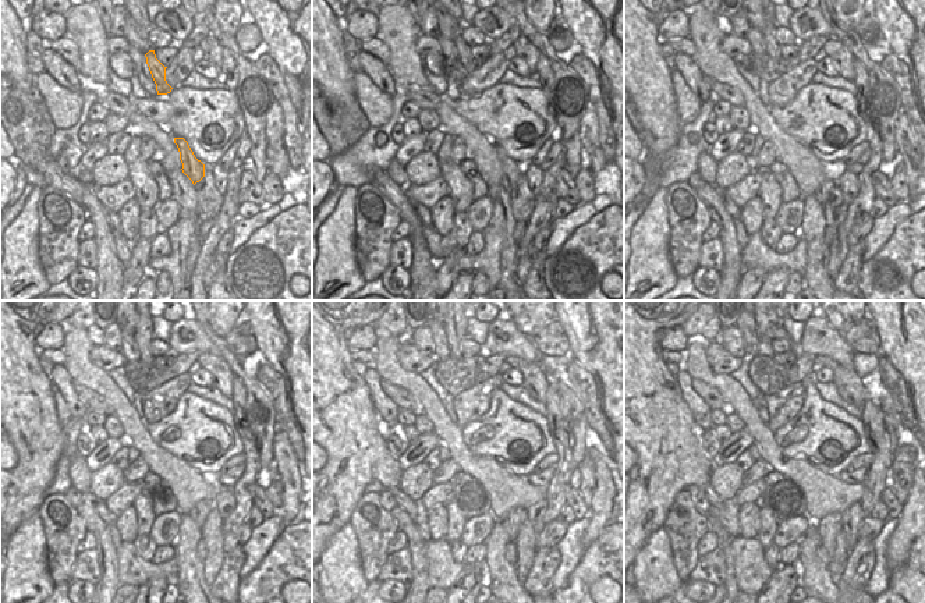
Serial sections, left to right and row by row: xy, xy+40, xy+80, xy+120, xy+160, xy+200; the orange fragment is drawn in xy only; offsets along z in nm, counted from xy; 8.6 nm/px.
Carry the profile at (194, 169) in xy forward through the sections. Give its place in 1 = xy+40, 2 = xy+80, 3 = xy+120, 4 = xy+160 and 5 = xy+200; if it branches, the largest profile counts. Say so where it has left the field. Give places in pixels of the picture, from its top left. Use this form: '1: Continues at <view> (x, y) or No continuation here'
1: Continues at xy+40 (511, 170)
2: Continues at xy+80 (822, 194)
3: Continues at xy+120 (199, 513)
4: Continues at xy+160 (511, 522)
5: Continues at xy+200 (829, 528)

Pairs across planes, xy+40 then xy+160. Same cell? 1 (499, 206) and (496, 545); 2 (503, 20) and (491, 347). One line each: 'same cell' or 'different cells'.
1: same cell
2: same cell

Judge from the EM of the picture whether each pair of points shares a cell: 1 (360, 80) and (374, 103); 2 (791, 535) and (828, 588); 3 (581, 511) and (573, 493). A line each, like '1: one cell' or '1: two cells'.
1: one cell
2: two cells
3: one cell

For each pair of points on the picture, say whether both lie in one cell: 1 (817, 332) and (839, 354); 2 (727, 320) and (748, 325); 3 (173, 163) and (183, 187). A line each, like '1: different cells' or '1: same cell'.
1: same cell
2: different cells
3: different cells

